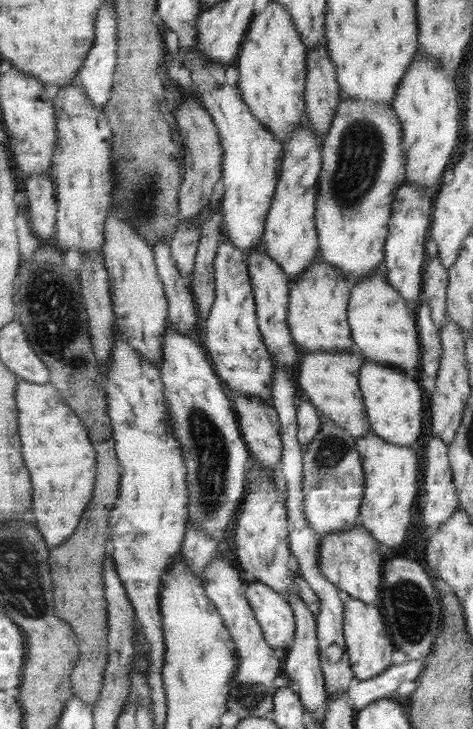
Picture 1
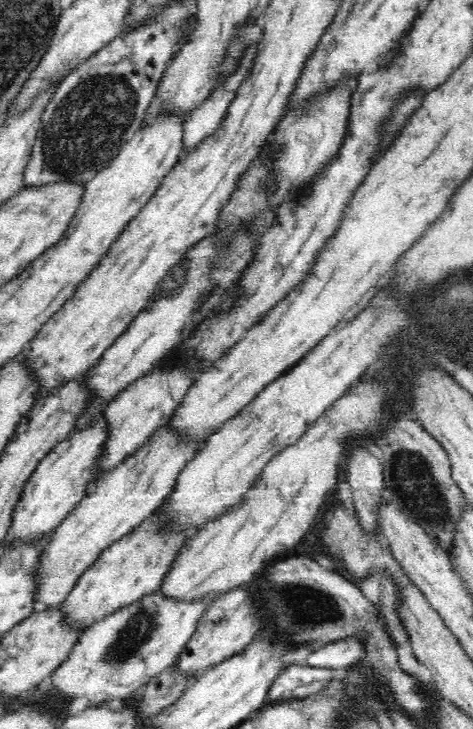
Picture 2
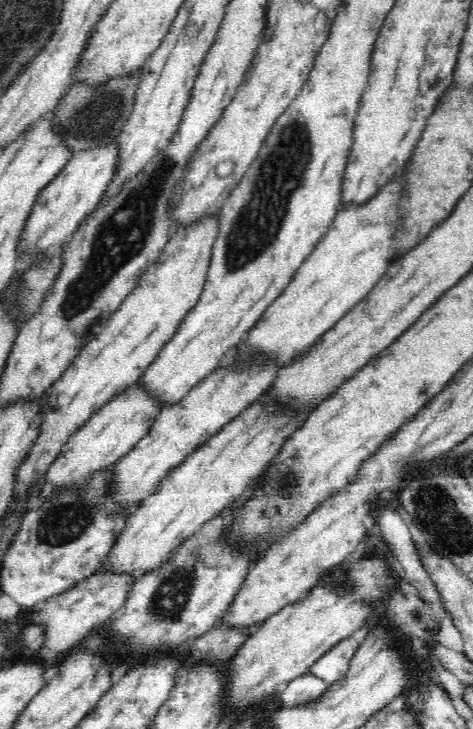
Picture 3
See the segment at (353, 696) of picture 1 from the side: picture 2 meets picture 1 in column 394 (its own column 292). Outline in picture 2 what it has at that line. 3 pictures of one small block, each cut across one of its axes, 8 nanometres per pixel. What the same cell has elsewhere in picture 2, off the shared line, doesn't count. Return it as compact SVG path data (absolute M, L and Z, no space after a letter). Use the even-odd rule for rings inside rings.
M304 664L290 665L284 668L284 672L274 680L266 702L274 704L281 699L290 696L296 688L300 686L310 686L312 682L320 682L320 680L330 680L333 677L333 670L330 668L314 668Z

